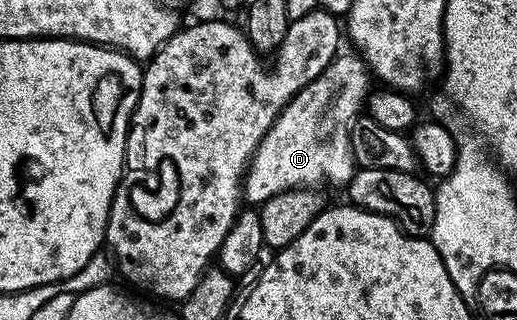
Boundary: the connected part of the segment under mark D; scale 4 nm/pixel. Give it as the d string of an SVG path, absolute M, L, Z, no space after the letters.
M339 53L332 62L302 91L297 91L290 104L278 115L277 121L264 133L260 145L250 159L246 178L242 185L245 202L250 205L267 203L272 197L291 189L322 189L325 183L330 187L345 188L354 176L356 164L350 140L350 129L355 119L363 114L371 94L372 72L362 56L357 53Z

